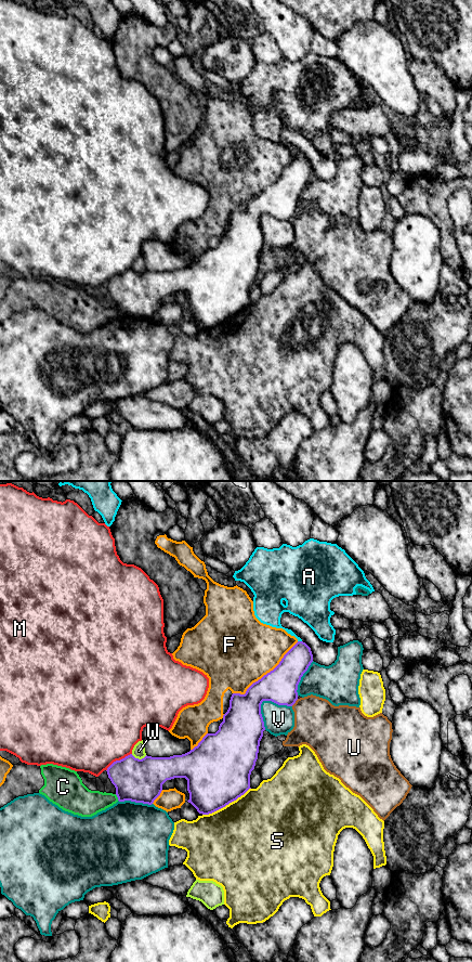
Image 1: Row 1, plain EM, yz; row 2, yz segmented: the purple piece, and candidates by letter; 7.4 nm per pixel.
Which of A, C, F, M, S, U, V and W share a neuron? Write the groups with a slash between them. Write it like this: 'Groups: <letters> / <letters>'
Groups: A / C / F / M / S / U / V / W

